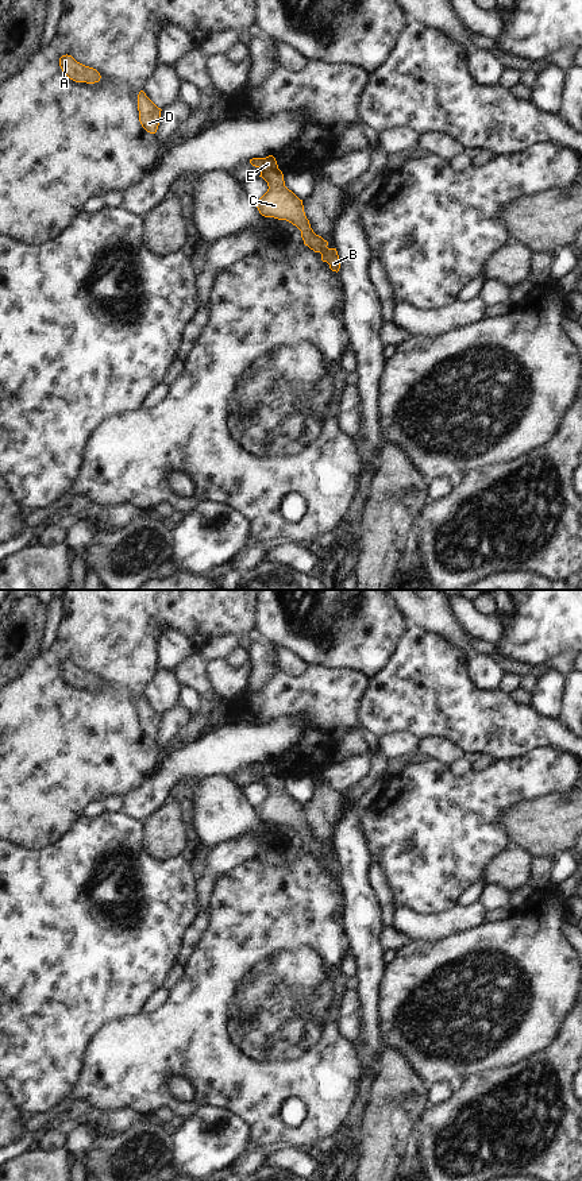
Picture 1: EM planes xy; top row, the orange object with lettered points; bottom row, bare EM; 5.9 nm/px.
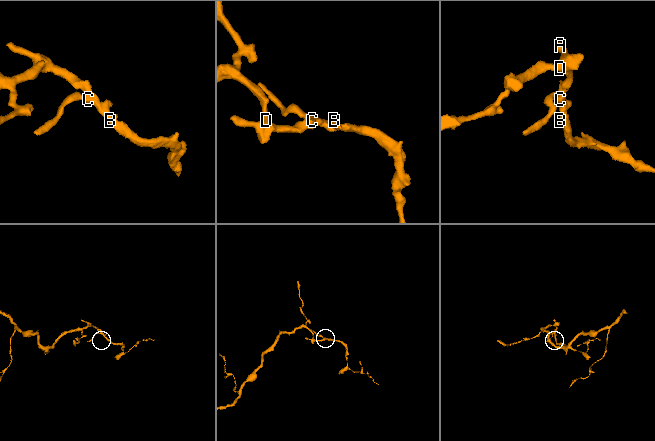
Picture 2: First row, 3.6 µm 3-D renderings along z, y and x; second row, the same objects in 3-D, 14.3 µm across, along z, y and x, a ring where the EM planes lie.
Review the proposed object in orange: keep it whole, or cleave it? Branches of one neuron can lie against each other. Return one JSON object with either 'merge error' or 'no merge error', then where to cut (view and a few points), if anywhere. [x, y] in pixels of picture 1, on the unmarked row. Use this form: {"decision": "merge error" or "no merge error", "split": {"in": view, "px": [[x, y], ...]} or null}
{"decision": "no merge error", "split": null}

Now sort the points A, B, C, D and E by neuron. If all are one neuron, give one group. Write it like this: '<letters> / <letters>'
A B C D E

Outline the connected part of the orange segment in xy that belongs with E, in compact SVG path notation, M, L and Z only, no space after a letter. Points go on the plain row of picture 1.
M273 760L253 763L250 768L261 773L261 780L267 787L267 796L255 807L265 822L286 825L301 835L304 849L321 858L321 865L329 869L332 876L339 876L340 864L336 853L328 853L328 846L316 840L305 821L302 804L285 791L284 779L278 773Z

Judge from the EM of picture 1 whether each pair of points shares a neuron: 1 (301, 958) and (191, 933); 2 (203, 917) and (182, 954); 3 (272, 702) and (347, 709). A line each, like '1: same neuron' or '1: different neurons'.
1: different neurons
2: same neuron
3: same neuron

